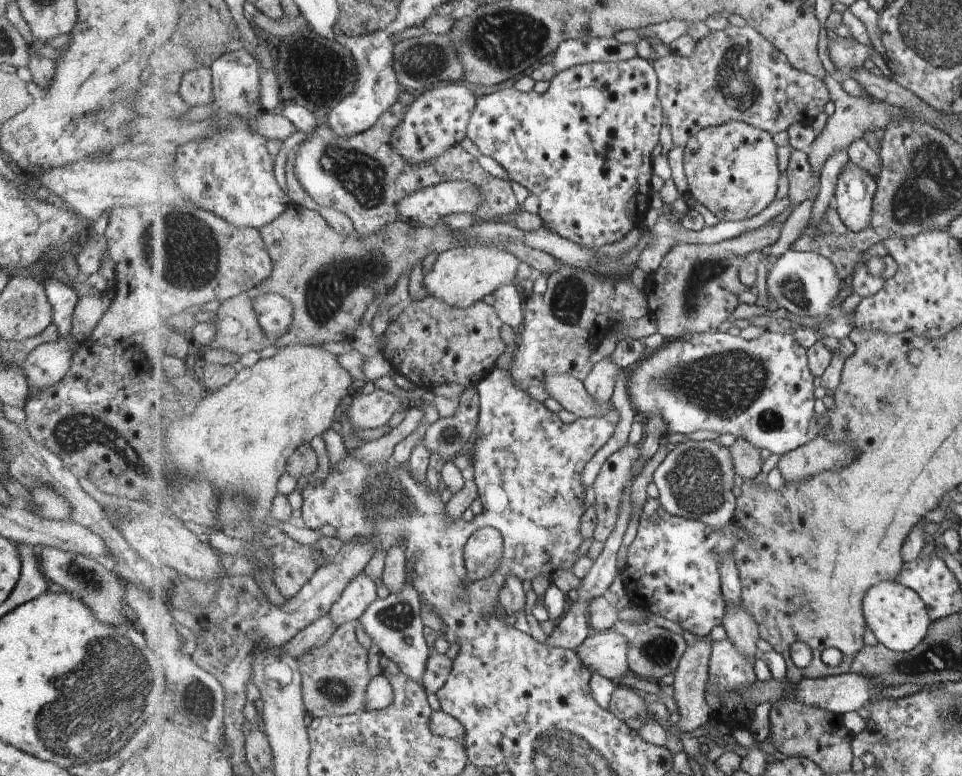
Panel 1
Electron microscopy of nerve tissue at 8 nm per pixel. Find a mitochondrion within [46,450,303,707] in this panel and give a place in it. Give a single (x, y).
(82, 576)

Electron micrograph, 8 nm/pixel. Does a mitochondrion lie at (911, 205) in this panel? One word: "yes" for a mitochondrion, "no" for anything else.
yes

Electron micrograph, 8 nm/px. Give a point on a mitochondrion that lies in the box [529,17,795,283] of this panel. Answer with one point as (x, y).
(732, 82)

